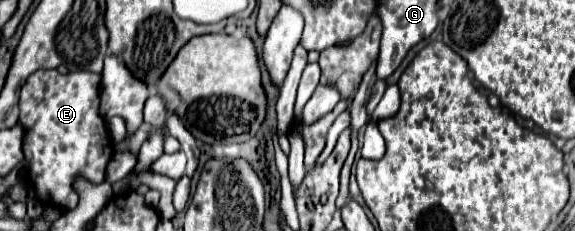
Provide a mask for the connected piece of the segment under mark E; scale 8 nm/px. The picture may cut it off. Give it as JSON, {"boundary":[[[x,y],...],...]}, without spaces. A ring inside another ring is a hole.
{"boundary":[[[37,70],[25,86],[21,88],[19,98],[19,124],[25,124],[25,140],[23,154],[29,160],[29,182],[37,190],[37,198],[43,202],[53,202],[65,210],[71,210],[79,204],[79,194],[73,188],[77,178],[85,178],[91,184],[101,184],[105,180],[105,168],[113,156],[113,144],[105,126],[105,120],[99,114],[99,88],[101,76],[93,76],[93,72],[69,72],[59,74],[57,70]]]}

